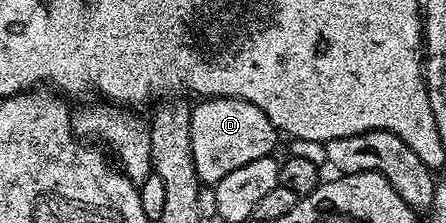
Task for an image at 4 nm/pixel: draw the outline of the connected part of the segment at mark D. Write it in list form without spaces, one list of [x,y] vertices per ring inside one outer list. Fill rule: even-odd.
[[[207,97],[190,111],[190,131],[192,132],[192,164],[196,166],[199,183],[216,184],[224,180],[228,172],[236,172],[252,160],[269,158],[275,153],[274,145],[280,139],[279,131],[274,129],[272,120],[256,108],[235,98]]]

